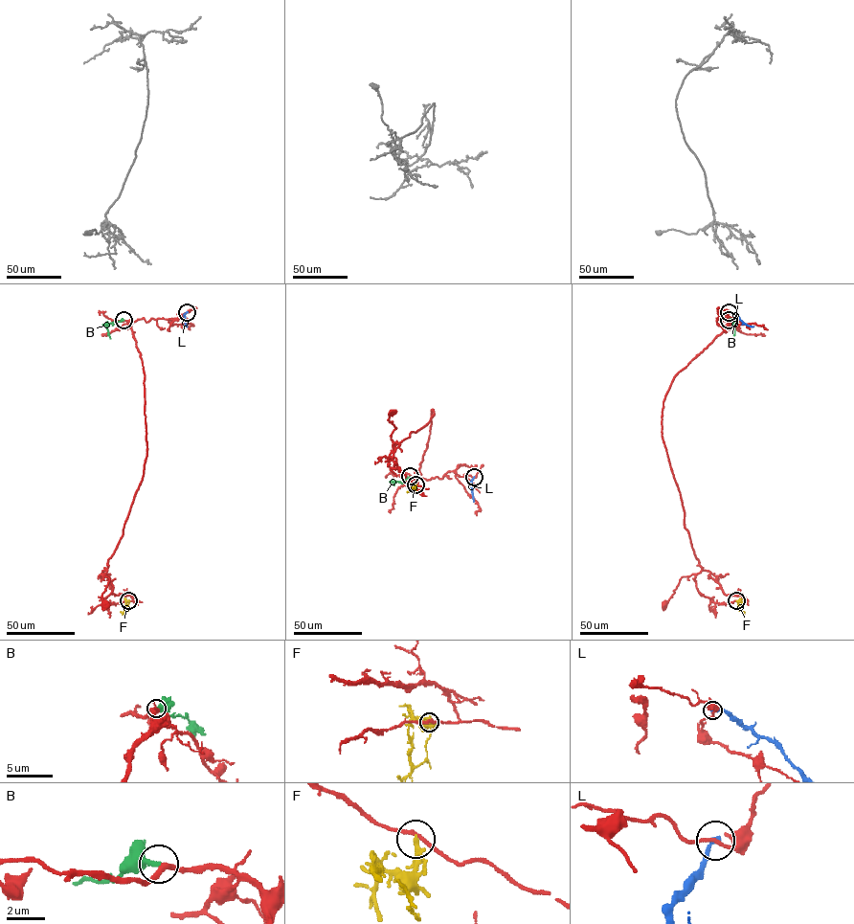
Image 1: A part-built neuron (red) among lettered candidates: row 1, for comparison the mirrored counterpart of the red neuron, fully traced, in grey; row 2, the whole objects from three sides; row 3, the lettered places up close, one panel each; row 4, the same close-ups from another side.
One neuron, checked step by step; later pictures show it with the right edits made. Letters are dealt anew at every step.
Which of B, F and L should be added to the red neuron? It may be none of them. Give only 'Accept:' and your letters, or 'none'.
Accept: B

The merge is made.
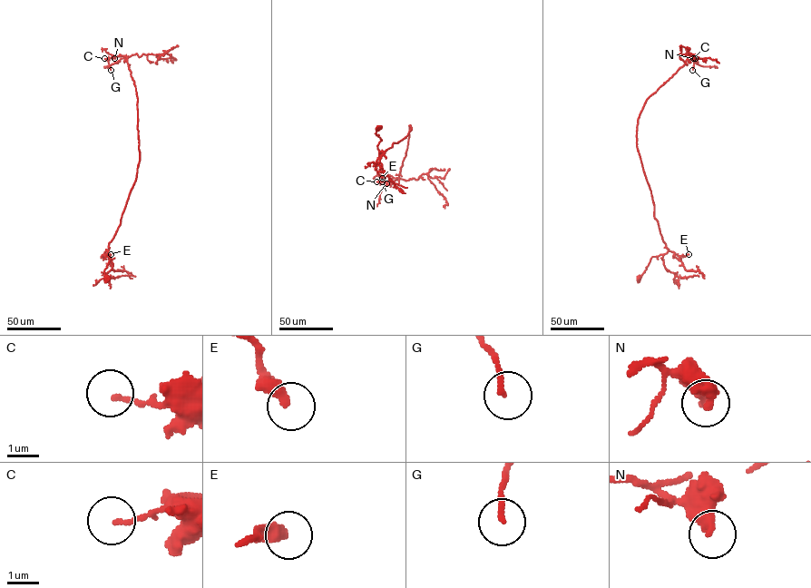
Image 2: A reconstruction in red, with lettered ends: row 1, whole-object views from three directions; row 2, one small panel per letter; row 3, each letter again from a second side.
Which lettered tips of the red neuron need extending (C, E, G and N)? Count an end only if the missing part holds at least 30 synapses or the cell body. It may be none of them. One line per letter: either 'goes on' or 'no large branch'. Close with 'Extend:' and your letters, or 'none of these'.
C: no large branch
E: goes on
G: no large branch
N: no large branch
Extend: E

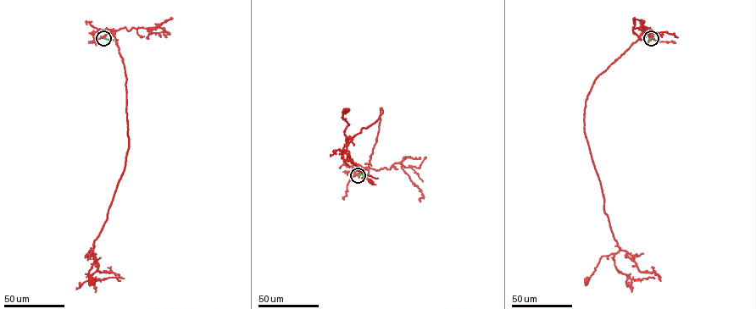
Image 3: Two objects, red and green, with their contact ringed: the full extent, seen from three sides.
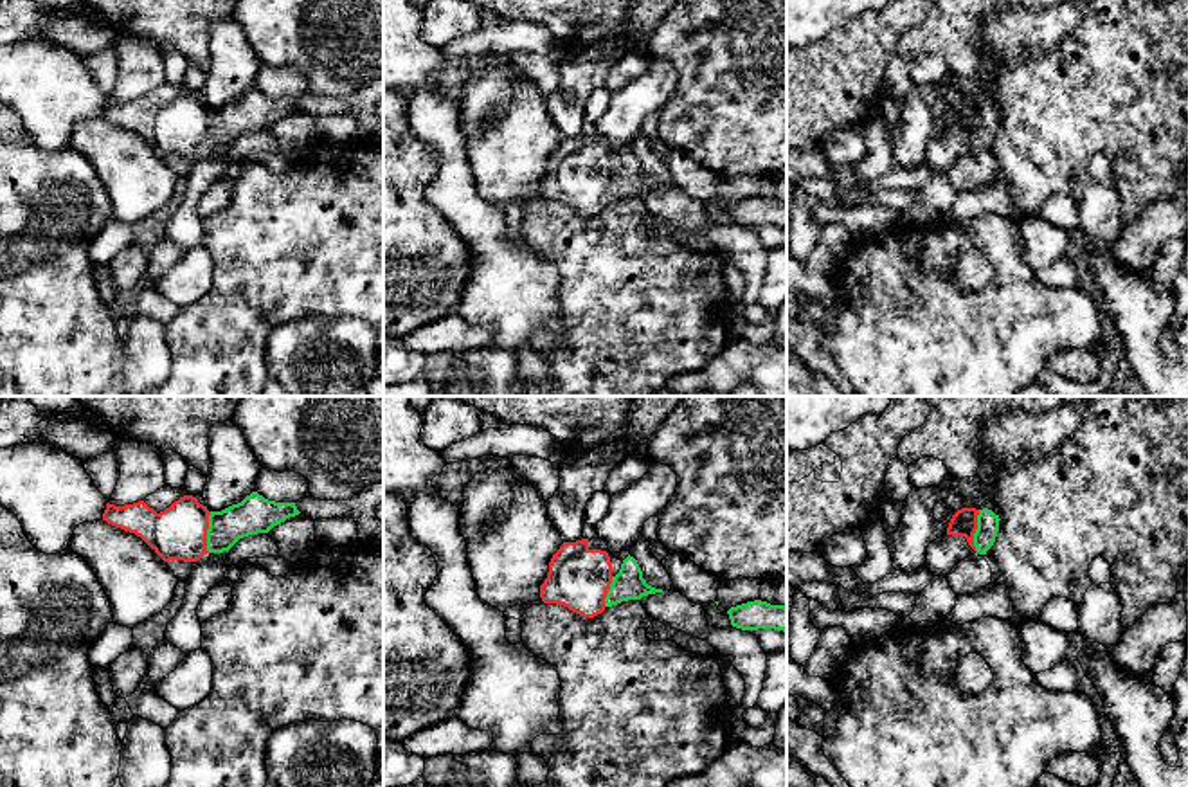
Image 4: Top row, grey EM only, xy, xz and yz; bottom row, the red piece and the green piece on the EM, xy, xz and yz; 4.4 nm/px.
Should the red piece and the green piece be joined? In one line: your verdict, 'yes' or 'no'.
yes

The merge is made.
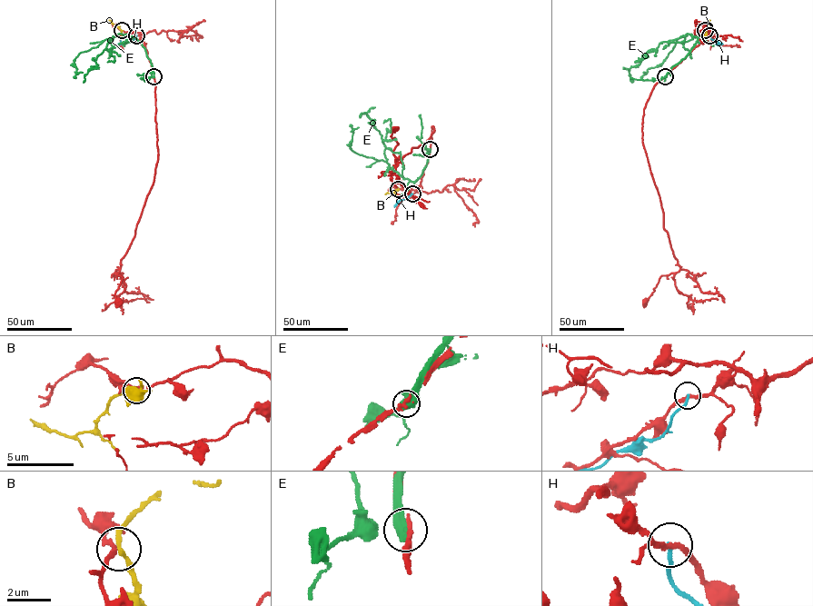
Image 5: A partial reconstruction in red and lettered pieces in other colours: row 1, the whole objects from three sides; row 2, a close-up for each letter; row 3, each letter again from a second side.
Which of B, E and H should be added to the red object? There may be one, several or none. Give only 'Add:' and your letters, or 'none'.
Add: none

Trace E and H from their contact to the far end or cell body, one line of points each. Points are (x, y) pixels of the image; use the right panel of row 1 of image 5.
E: (665, 76), (689, 52), (697, 41), (696, 36), (687, 34), (648, 51), (639, 64), (629, 69), (633, 81)
H: (709, 35), (717, 44), (722, 44)

